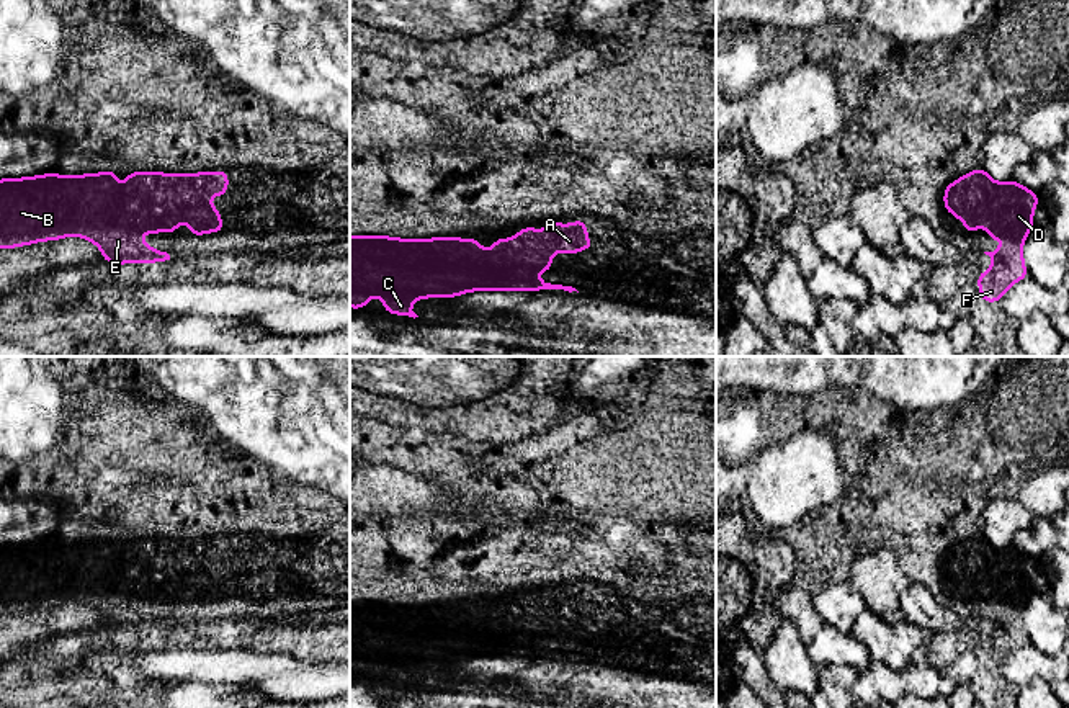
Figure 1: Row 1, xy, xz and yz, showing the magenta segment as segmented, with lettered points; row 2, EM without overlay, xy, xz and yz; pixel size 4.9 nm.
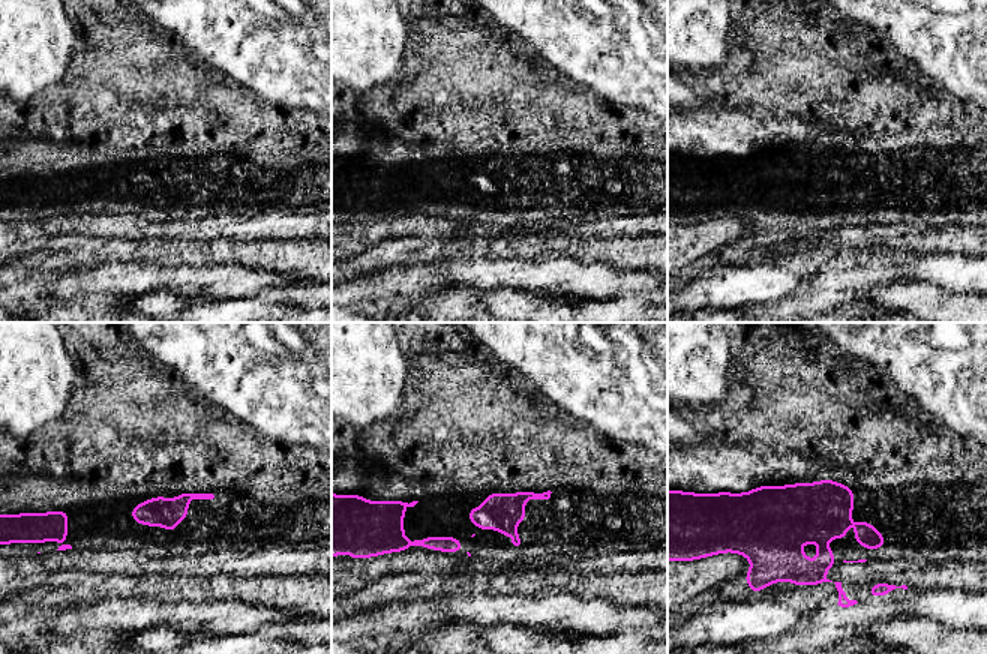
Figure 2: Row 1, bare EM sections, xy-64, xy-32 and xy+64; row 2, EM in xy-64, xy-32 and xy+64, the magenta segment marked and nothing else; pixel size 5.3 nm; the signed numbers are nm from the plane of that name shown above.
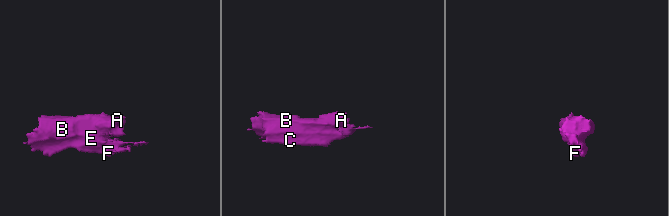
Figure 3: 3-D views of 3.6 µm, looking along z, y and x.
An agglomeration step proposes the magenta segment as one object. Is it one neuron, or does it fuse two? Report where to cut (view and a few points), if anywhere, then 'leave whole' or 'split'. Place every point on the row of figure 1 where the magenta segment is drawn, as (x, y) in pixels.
cut none; leave whole

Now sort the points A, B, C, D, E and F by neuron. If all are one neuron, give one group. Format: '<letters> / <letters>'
A B C D E F

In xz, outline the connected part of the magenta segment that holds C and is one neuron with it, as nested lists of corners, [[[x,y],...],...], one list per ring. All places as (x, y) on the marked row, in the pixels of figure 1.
[[[585,219],[562,226],[548,221],[544,232],[534,227],[517,231],[515,239],[494,239],[490,250],[481,250],[481,239],[396,239],[386,235],[350,235],[350,307],[368,309],[365,298],[384,298],[384,312],[418,317],[410,302],[422,298],[456,298],[469,291],[577,291],[572,286],[551,285],[531,276],[531,271],[552,270],[552,252],[593,249],[587,239]]]

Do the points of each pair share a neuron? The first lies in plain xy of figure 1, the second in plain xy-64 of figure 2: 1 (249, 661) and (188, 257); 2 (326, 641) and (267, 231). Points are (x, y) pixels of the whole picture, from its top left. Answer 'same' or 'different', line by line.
1: different
2: different

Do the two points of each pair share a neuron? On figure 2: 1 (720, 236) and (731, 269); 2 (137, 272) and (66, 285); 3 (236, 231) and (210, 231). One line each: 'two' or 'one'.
1: two
2: one
3: one

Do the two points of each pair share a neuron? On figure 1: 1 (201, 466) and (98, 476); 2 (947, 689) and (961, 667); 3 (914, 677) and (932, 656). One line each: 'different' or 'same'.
1: different
2: same
3: different

